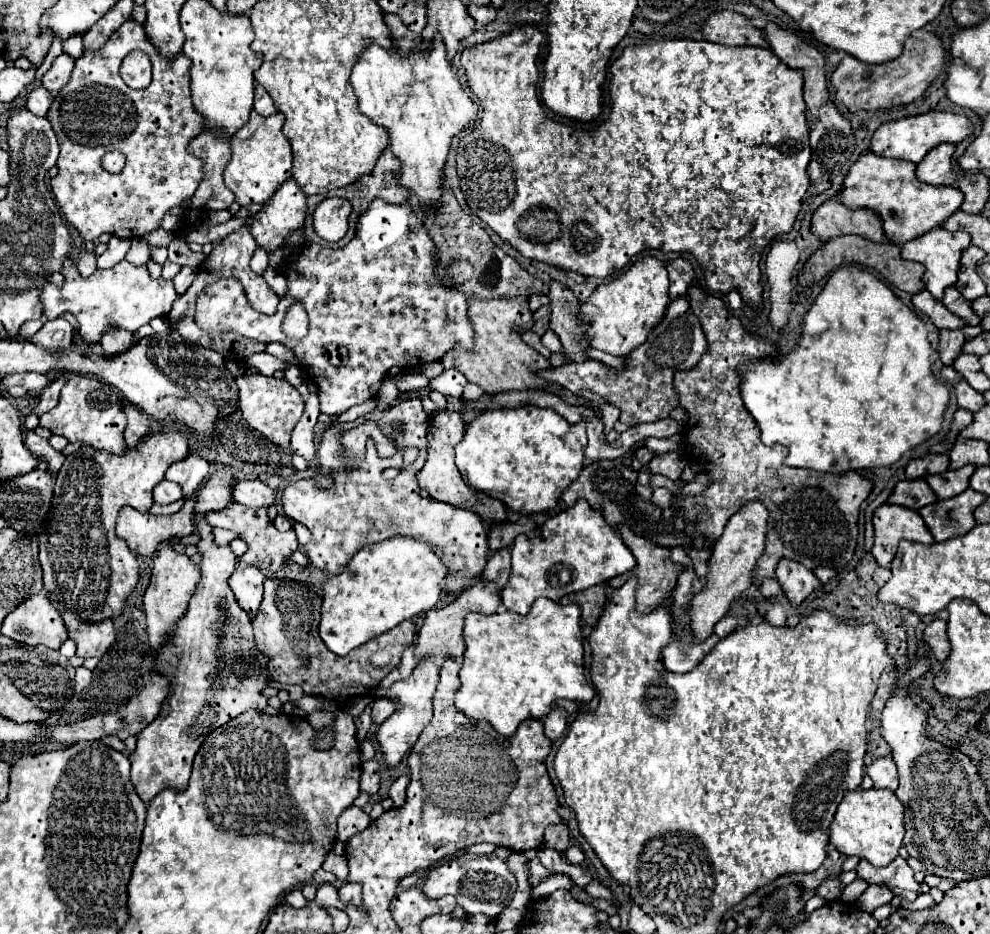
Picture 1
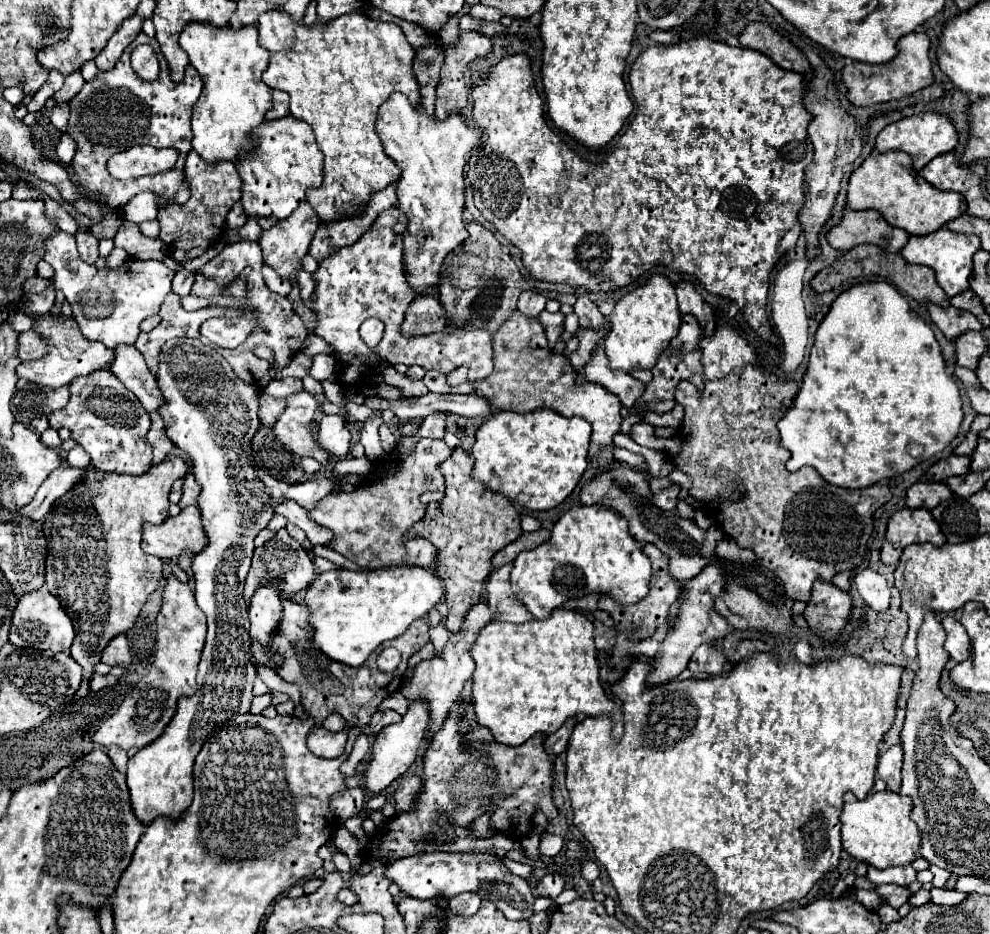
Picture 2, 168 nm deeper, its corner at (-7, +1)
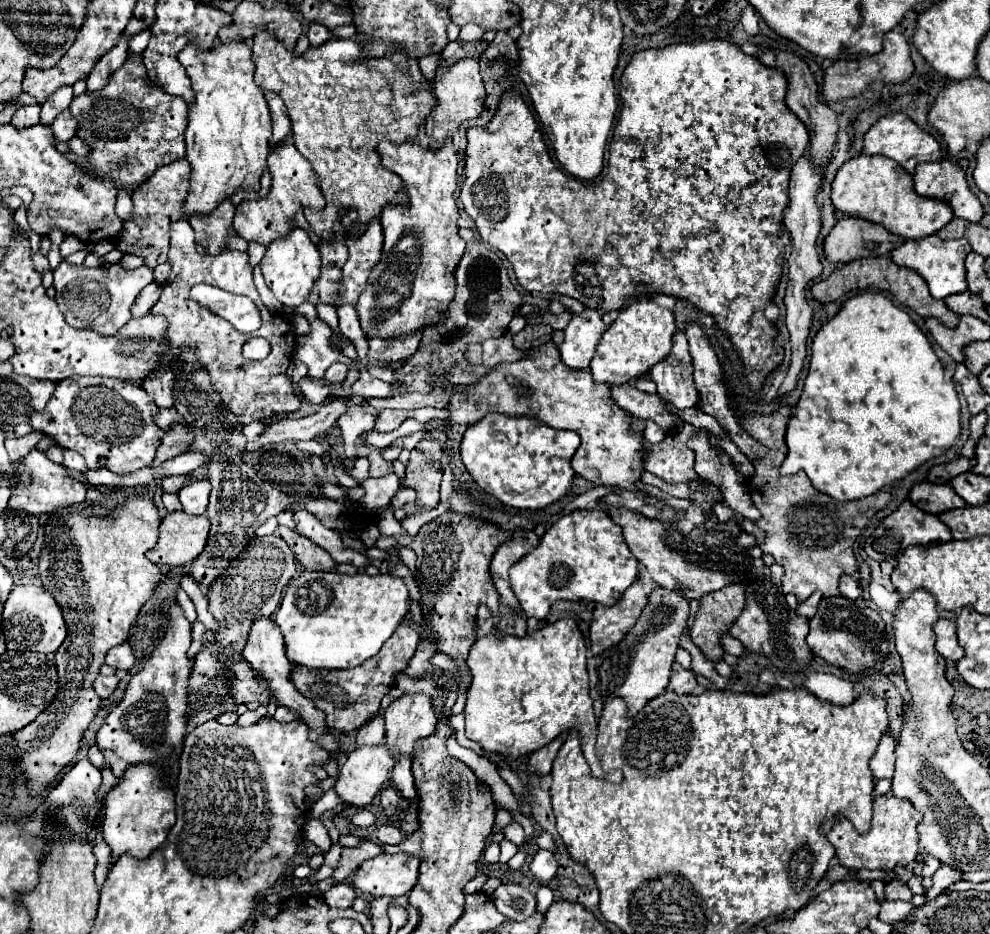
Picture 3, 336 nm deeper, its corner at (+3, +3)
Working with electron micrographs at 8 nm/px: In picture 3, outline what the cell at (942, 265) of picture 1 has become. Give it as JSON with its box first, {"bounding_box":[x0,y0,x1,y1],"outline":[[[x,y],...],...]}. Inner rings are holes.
{"bounding_box":[892,235,970,299],"outline":[[[930,235],[924,239],[914,239],[914,241],[904,241],[900,247],[896,247],[892,251],[892,261],[896,261],[896,265],[900,267],[910,267],[916,273],[920,273],[920,277],[924,277],[924,281],[930,287],[930,295],[934,299],[944,299],[952,293],[960,293],[966,291],[966,269],[964,269],[964,257],[970,253],[970,243],[964,239],[950,239],[944,241],[938,235]]]}

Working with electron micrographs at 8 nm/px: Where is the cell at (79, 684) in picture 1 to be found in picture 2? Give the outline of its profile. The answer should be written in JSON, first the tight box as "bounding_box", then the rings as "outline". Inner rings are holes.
{"bounding_box":[90,675,116,691],"outline":[[[94,675],[92,677],[92,681],[90,681],[90,689],[92,691],[98,691],[98,689],[104,689],[104,687],[110,687],[110,685],[114,685],[116,681],[114,681],[114,677],[112,675]]]}

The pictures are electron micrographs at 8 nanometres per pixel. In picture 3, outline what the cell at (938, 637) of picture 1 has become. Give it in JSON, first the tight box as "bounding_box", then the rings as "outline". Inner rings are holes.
{"bounding_box":[934,619,964,661],"outline":[[[938,619],[934,623],[934,633],[936,633],[936,651],[946,657],[948,661],[958,661],[964,657],[964,649],[958,643],[956,637],[956,625],[950,619]]]}

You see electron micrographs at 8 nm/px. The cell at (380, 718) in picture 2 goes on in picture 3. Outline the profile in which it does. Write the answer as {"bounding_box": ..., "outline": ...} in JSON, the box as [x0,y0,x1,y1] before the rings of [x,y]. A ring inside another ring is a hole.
{"bounding_box":[356,713,384,745],"outline":[[[378,713],[374,715],[368,723],[364,723],[360,729],[358,729],[358,735],[356,735],[356,743],[358,745],[378,745],[378,743],[384,743],[384,715]]]}

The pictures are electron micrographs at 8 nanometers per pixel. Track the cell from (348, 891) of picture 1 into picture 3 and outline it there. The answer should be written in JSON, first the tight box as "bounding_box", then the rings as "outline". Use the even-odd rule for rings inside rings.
{"bounding_box":[324,883,356,907],"outline":[[[334,883],[328,893],[324,893],[324,901],[332,907],[350,907],[356,897],[356,891],[348,883]]]}

